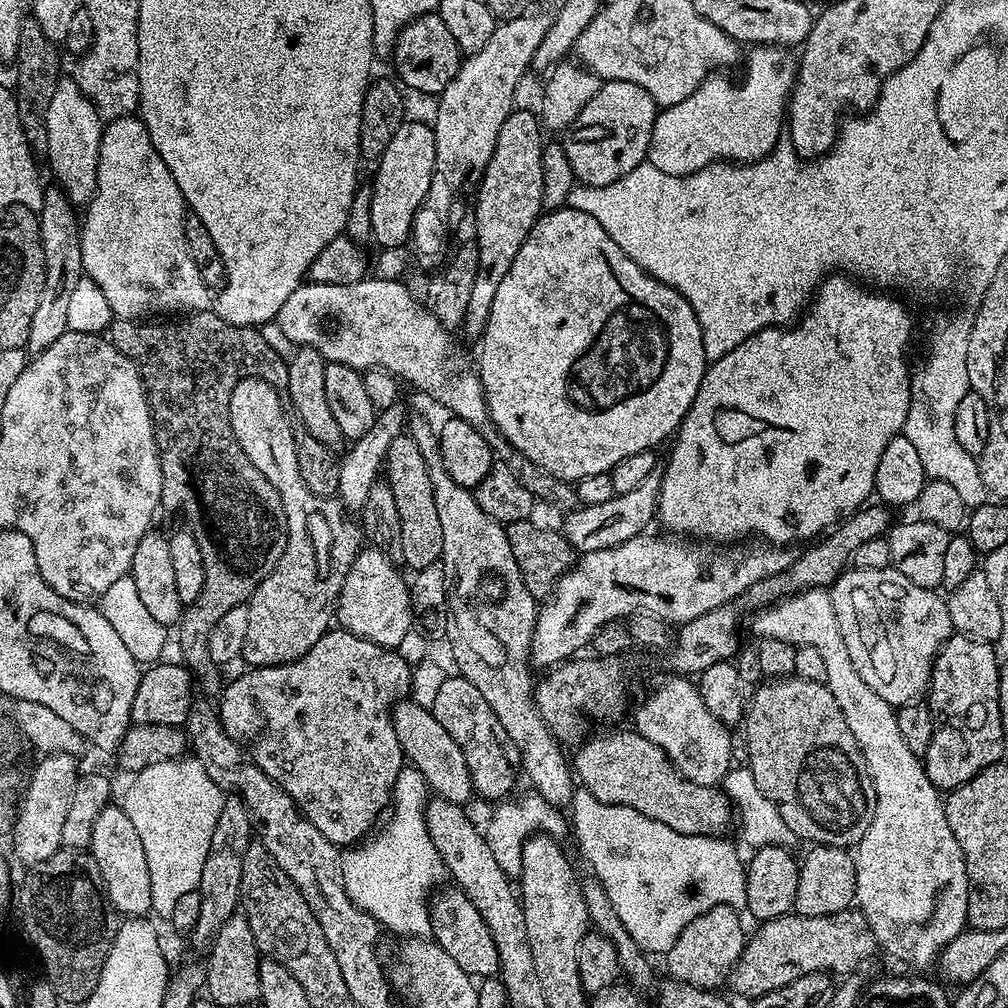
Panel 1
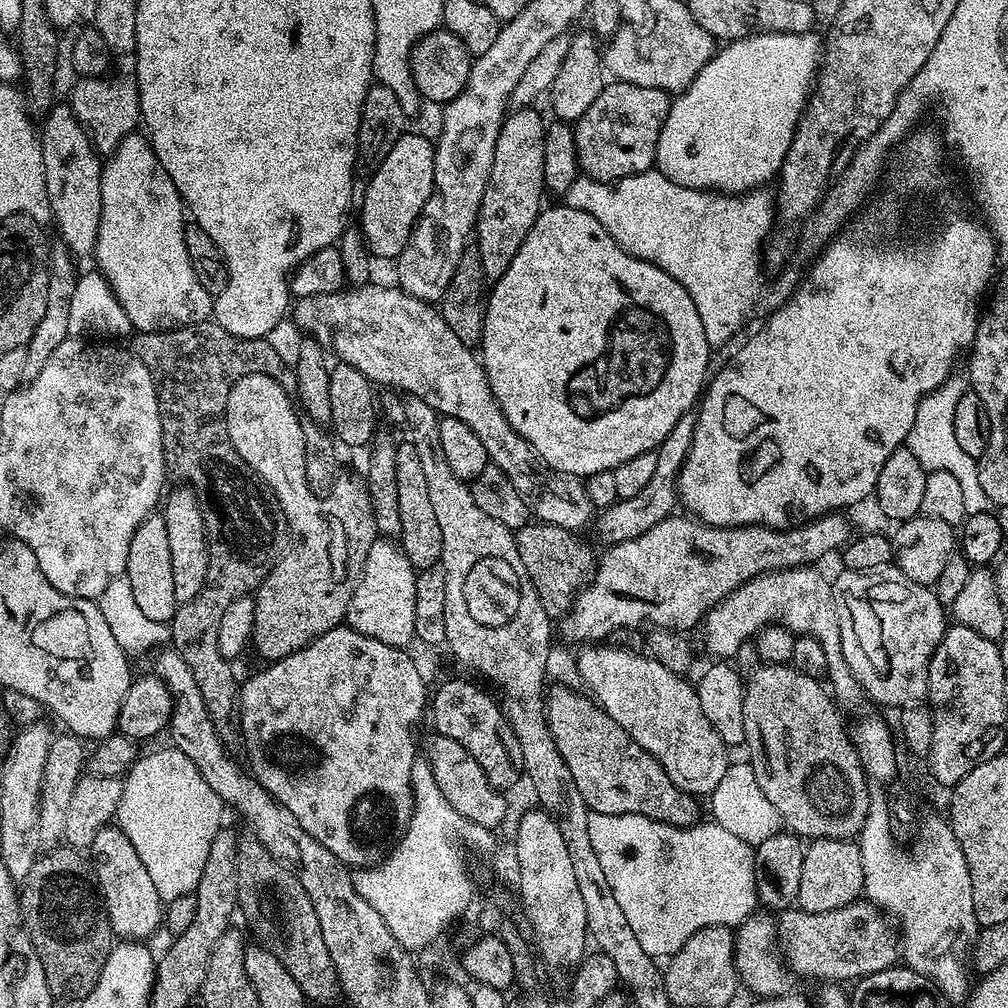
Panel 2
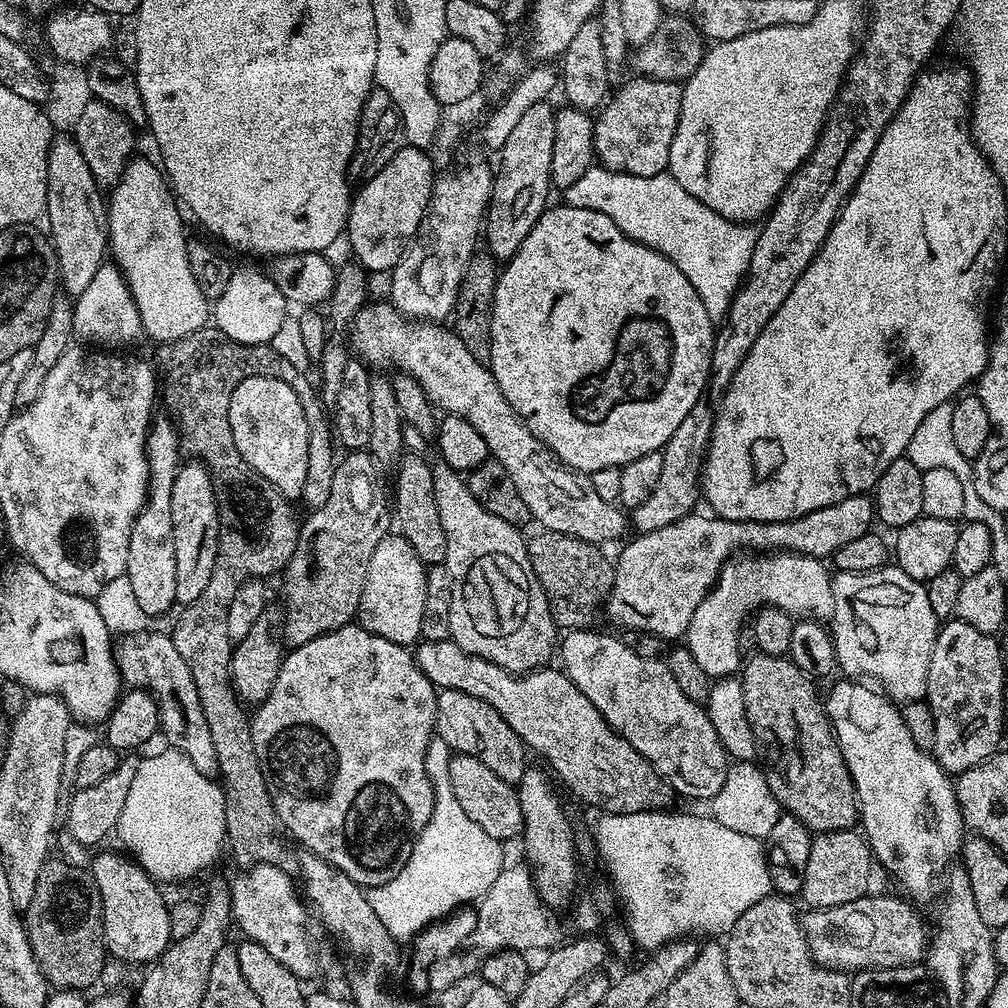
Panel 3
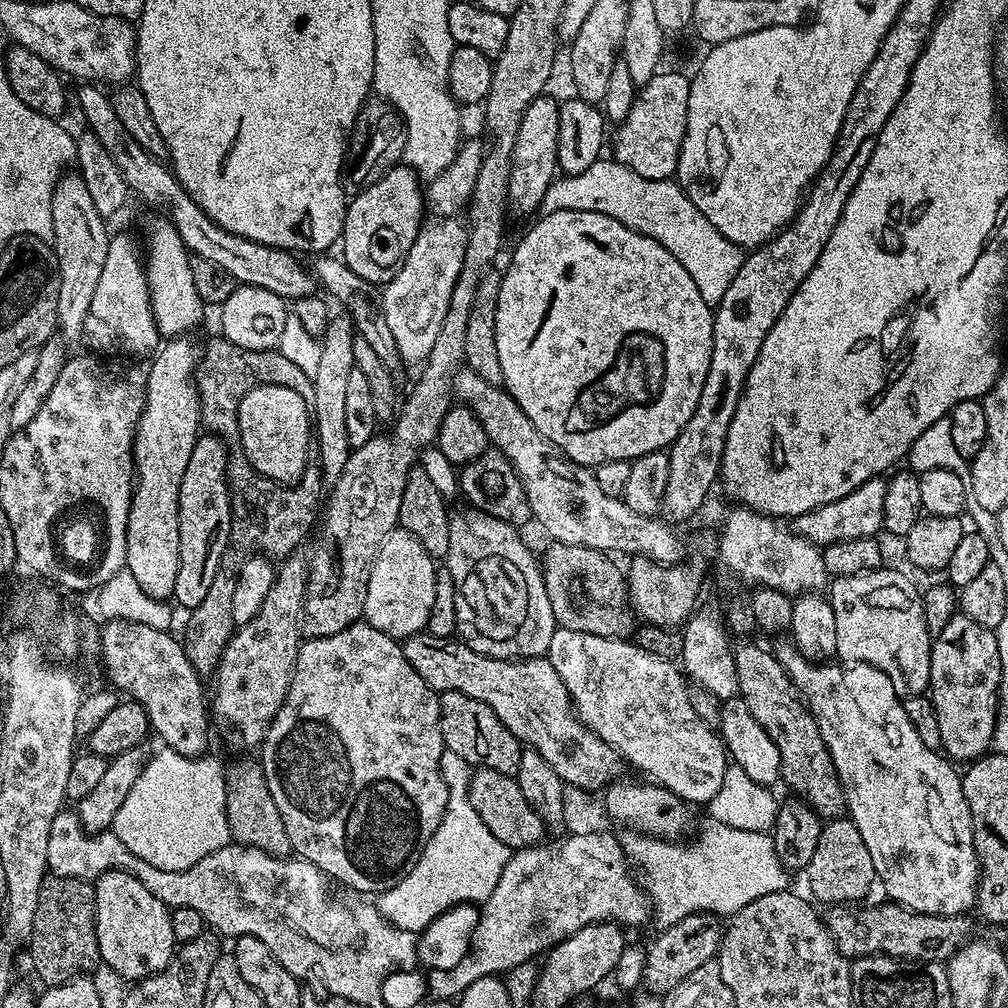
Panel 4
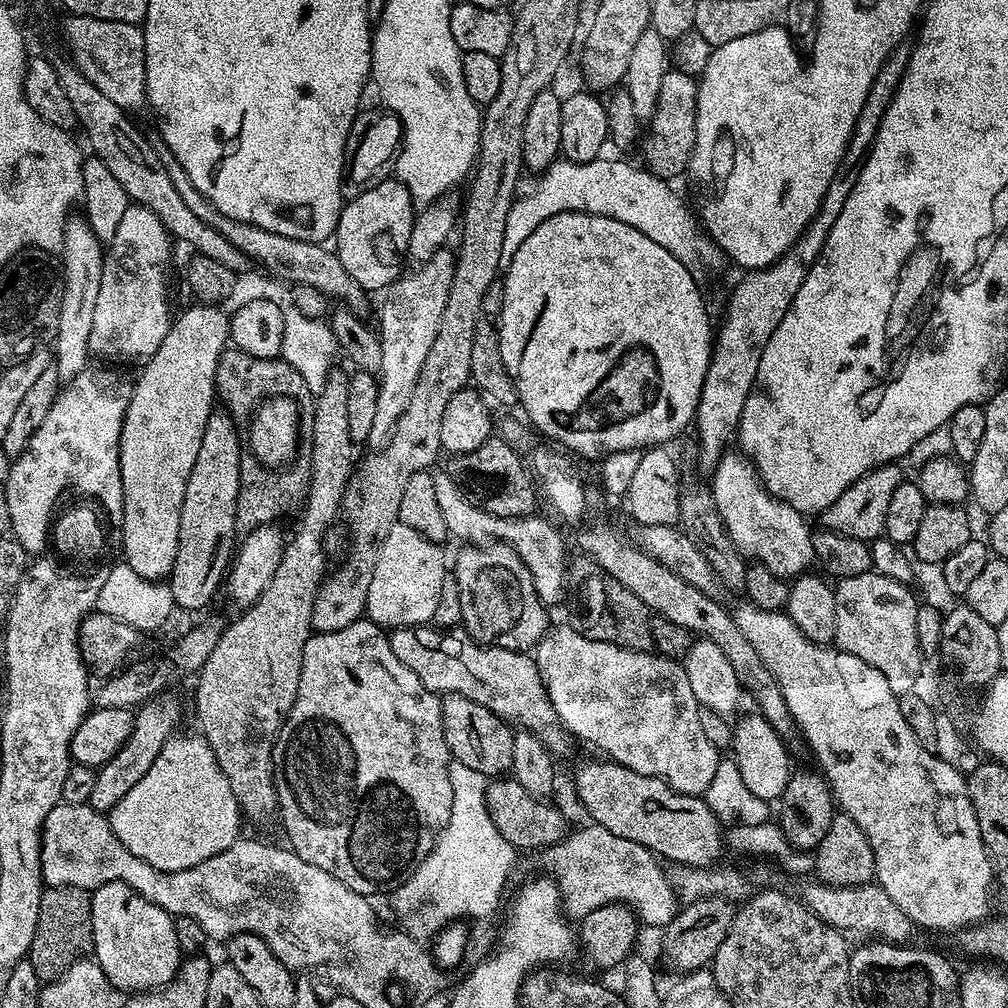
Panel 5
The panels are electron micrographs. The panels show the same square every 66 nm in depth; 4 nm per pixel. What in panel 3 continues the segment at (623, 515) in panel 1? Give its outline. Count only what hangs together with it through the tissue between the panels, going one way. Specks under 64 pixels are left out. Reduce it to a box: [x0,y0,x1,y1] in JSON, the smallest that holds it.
[630,400,714,533]

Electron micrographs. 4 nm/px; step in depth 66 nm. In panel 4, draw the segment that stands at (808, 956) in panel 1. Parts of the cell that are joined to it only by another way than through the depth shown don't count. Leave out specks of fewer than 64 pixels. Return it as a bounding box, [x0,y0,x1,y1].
[827,903,973,962]

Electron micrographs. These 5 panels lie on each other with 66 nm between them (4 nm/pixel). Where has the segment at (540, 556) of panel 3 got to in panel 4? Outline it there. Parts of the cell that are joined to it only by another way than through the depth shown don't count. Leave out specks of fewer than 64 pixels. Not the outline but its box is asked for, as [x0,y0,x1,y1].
[542,542,638,640]

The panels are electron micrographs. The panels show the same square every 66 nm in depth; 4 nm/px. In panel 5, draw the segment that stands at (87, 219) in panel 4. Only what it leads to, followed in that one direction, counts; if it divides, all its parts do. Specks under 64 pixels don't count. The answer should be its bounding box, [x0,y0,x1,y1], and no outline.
[54,214,105,381]

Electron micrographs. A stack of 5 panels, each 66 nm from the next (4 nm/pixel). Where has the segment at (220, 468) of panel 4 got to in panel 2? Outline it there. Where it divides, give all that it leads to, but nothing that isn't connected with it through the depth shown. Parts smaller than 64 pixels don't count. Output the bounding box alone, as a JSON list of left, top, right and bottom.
[162,486,210,605]

